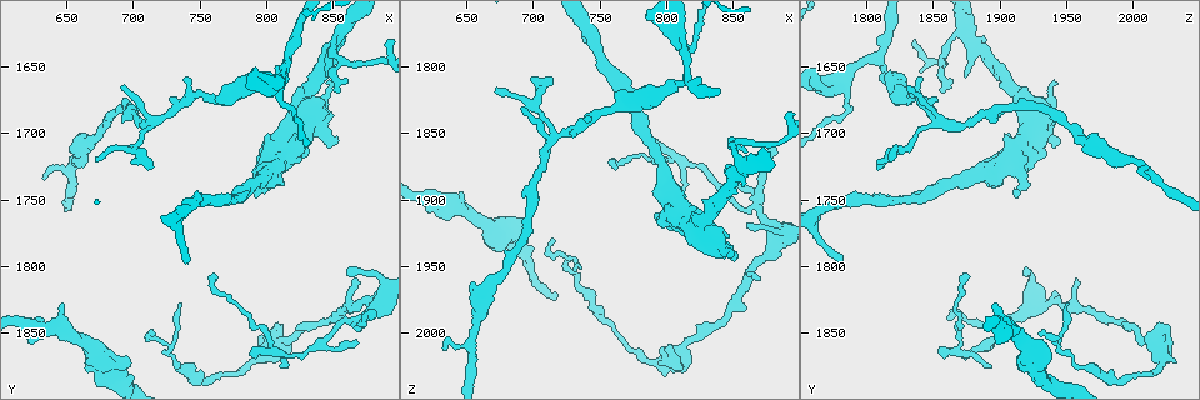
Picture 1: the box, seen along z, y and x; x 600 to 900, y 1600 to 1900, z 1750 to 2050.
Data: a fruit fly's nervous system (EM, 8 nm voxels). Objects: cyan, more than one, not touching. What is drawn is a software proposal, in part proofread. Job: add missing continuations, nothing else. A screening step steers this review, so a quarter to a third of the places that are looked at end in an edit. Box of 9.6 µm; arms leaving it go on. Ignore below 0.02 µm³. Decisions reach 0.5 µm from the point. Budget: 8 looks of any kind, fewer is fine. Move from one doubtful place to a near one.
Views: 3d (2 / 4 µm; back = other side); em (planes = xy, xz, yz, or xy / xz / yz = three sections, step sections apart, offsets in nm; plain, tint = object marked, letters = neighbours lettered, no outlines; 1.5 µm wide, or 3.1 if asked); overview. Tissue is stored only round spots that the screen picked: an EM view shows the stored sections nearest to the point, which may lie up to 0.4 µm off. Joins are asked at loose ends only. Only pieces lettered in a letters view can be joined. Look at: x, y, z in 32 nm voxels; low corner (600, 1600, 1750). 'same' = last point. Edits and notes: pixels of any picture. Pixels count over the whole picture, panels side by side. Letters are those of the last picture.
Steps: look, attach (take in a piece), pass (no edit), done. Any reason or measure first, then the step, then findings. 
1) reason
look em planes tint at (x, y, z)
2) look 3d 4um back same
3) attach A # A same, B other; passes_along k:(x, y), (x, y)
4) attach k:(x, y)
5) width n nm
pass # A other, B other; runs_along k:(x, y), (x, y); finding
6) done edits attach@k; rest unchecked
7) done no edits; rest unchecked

thin end
look 3d 2um back at (858, 1808, 1916)

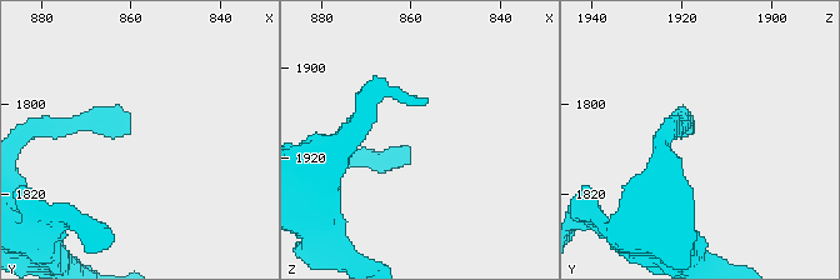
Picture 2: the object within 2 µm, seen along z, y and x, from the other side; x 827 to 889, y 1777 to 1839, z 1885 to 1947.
look em planes letters at (861, 1806, 1917)

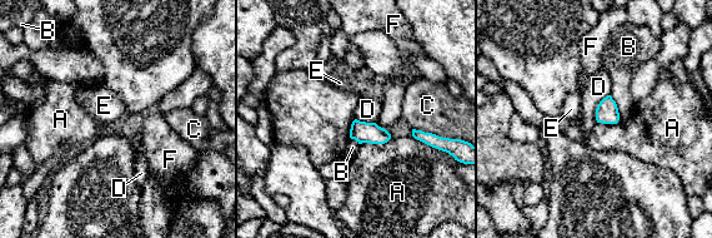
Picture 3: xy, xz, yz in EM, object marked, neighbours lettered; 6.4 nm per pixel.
longest_contact A 220 nm
pass # A other, B other, C other, D other, E other, F other; border 3:(608, 94), (597, 105), (596, 122); none of them fits

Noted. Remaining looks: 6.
free end
look em planes letters at (794, 1672, 1770)

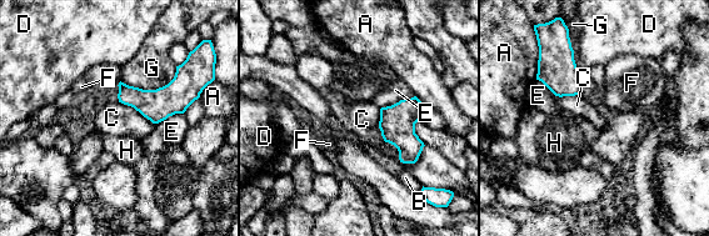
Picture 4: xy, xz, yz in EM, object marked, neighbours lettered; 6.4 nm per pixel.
pass # A other, B other, C other, D other, E other, F other, G other, H other; border 4:(379, 109), (382, 137), (414, 164); none of them fits

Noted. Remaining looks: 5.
an open end
look 3d 2um at (740, 1796, 1782)

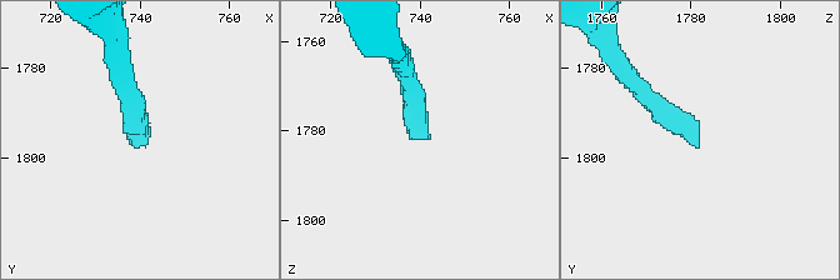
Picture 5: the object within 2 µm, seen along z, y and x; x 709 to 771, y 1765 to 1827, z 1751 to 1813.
shape alone is not enough
look em planes letters at (740, 1798, 1782)

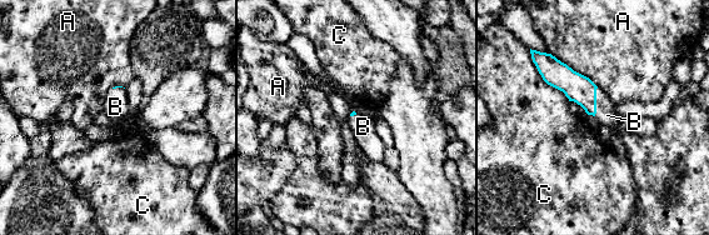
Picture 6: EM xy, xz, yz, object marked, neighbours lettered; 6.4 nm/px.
attach B # A other, B same, C other; it goes on there

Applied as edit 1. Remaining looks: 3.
done edits attach@6; rest unchecked

